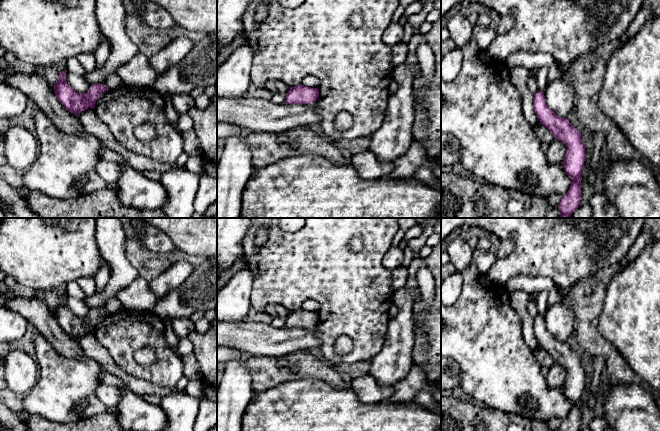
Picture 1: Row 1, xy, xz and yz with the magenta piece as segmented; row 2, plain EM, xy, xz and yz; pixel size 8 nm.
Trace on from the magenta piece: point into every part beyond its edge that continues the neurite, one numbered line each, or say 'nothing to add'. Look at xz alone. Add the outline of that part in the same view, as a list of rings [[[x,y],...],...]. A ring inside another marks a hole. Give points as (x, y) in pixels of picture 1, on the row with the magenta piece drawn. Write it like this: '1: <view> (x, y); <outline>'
nothing to add

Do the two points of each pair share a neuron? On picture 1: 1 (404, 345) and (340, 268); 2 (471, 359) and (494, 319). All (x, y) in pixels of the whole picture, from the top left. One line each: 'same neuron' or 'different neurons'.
1: different neurons
2: same neuron

